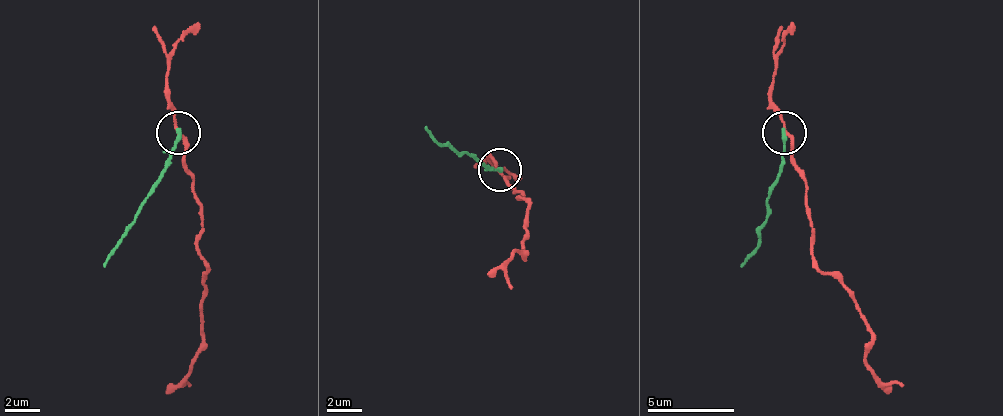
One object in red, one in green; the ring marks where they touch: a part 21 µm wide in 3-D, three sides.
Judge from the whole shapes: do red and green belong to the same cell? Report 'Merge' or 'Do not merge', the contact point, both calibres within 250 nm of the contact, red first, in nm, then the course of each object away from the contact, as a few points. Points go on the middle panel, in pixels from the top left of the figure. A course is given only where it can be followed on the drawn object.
Do not merge. Place: (500, 169). Thickness 160 nm (red) against 240 nm. Course of red: (499, 168), (525, 199), (520, 199), (529, 203), (525, 225), (525, 255), (516, 251), (507, 268), (512, 290). Course of green: (499, 168), (477, 155), (459, 155), (425, 125)

